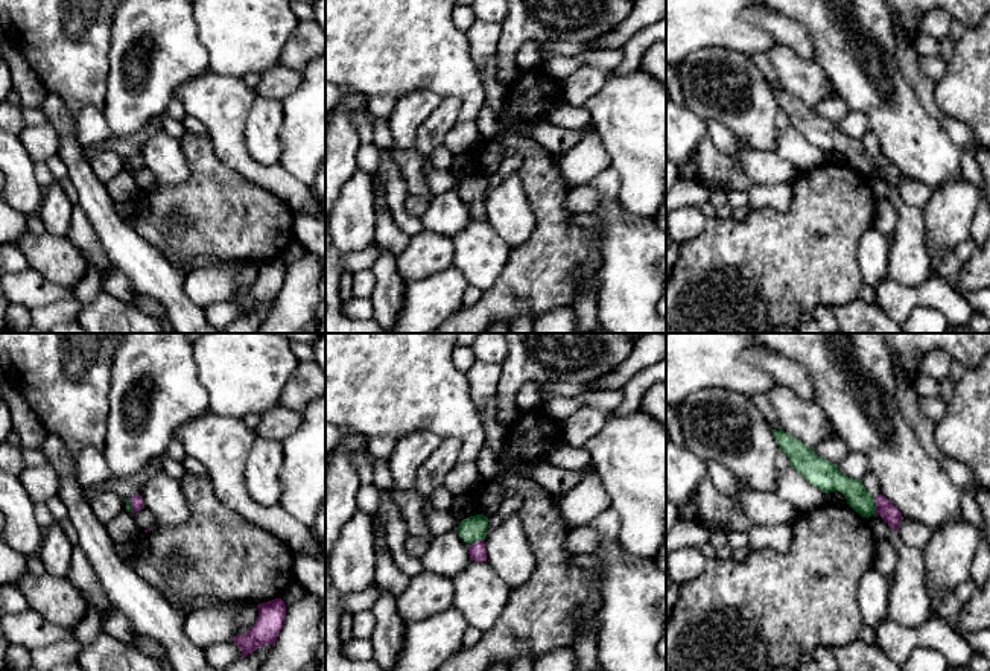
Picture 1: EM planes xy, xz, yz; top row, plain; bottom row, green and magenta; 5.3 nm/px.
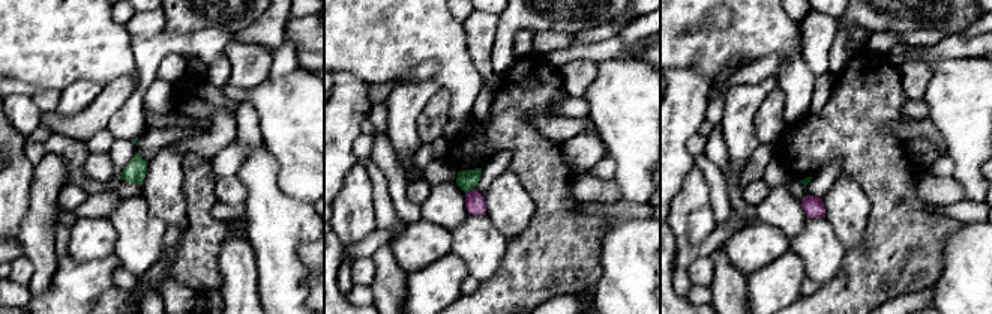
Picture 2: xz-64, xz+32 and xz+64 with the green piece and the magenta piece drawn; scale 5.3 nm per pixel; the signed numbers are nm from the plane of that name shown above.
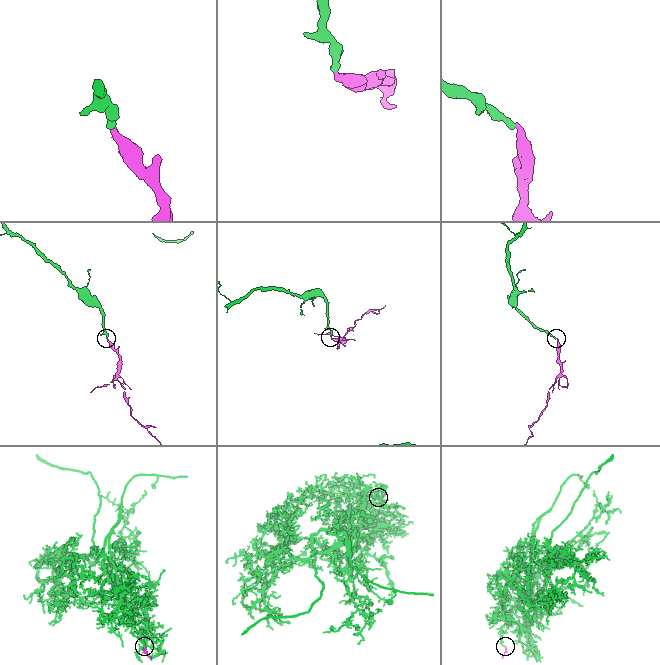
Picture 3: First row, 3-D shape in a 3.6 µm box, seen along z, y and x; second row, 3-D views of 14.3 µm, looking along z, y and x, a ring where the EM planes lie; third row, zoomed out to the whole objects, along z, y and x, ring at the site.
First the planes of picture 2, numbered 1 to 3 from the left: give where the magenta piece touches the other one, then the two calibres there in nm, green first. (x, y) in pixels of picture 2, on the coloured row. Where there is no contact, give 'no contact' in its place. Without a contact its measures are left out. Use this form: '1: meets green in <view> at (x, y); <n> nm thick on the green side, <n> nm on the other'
1: no contact
2: meets green in xz+32 at (468, 191); 100 nm thick on the green side, 110 nm on the other
3: no contact

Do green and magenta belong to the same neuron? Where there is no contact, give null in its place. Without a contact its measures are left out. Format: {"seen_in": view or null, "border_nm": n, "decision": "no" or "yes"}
{"seen_in": "yz", "border_nm": 90, "decision": "yes"}

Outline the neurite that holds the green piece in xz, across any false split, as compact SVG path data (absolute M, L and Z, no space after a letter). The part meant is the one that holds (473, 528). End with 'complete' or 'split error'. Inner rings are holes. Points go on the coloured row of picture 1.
M484 514L470 516L459 522L459 537L468 545L470 560L487 561L484 539L487 536L488 517Z | split error

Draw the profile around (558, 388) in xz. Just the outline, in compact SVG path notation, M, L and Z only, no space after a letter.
M598 380L587 382L587 383L567 383L567 382L547 382L541 385L541 397L566 397L566 399L573 399L582 393L590 393L596 390Z

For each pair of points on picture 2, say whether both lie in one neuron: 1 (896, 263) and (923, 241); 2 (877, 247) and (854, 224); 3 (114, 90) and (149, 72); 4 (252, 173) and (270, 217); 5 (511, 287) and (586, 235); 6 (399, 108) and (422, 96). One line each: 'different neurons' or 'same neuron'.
1: same neuron
2: different neurons
3: different neurons
4: same neuron
5: same neuron
6: same neuron

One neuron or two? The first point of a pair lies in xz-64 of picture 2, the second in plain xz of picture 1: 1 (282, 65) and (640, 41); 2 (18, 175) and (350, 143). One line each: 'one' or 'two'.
1: one
2: two

